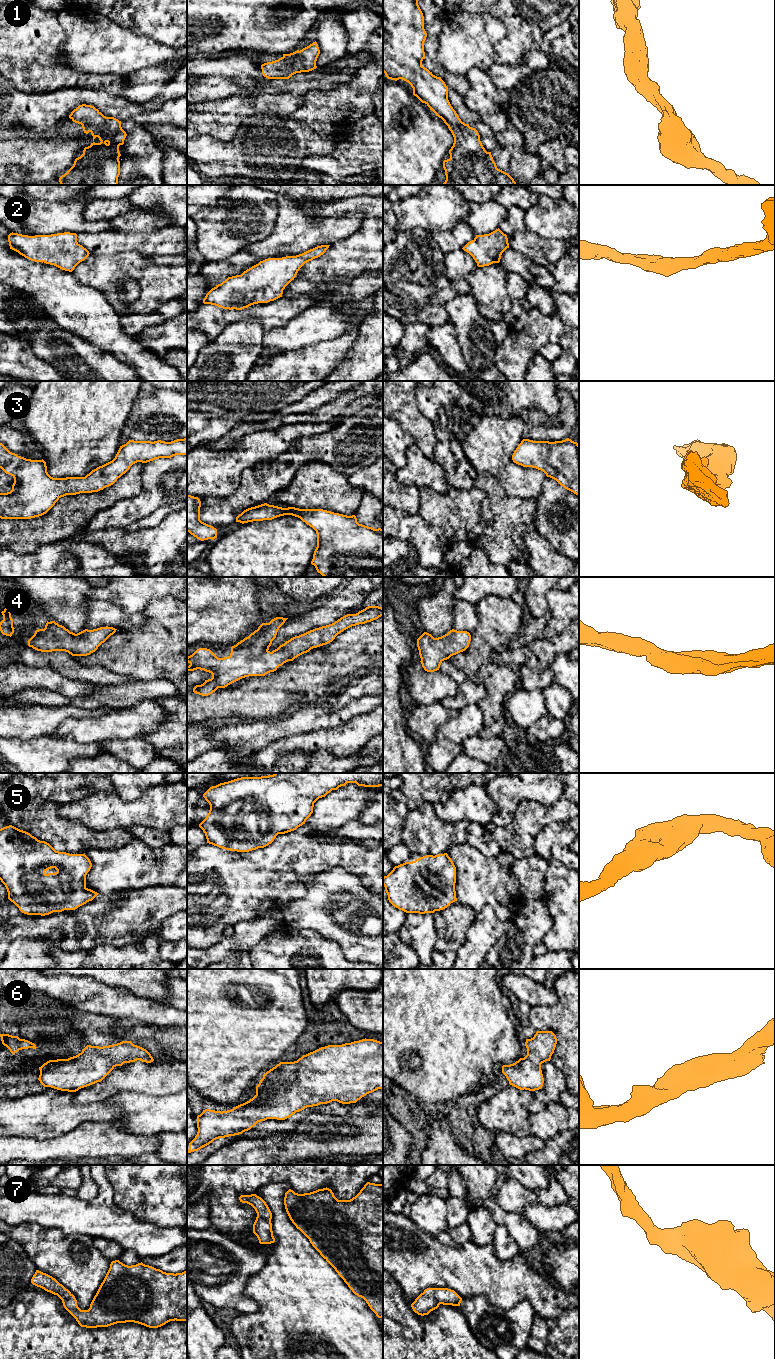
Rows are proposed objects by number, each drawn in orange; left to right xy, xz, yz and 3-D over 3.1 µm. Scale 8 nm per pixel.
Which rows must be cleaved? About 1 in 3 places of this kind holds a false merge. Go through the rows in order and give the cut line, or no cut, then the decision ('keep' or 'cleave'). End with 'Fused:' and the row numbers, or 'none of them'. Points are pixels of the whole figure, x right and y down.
1: no cut | keep
2: no cut | keep
3: no cut | keep
4: no cut | keep
5: no cut | keep
6: no cut | keep
7: no cut | keep
Fused: none of them

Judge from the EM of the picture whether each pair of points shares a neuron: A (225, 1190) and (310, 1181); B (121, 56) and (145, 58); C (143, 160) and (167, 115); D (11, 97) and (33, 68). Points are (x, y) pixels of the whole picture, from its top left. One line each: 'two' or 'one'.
A: one
B: one
C: two
D: two

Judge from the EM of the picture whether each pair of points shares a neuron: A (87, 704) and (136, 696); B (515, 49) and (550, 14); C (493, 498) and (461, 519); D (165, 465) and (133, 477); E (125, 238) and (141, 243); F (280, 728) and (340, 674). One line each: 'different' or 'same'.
A: same
B: same
C: different
D: different
E: same
F: different

